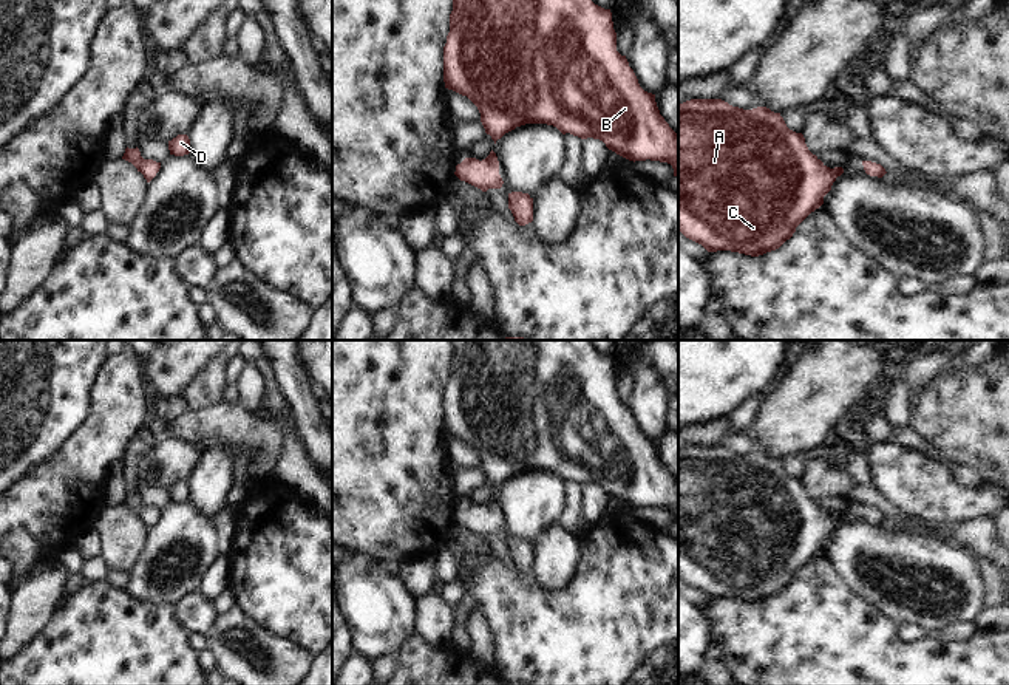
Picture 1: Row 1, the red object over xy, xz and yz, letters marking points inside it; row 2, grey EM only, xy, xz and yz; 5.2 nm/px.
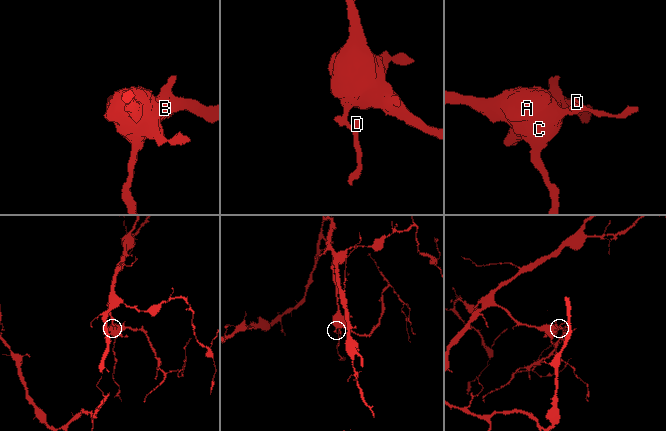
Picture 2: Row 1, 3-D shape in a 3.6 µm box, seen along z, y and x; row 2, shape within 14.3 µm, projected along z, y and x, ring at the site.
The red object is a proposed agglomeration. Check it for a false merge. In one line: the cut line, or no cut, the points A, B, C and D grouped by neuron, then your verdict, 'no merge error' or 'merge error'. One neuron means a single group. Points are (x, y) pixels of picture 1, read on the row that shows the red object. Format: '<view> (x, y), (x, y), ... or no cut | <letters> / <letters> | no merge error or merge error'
no cut | A B C D | no merge error

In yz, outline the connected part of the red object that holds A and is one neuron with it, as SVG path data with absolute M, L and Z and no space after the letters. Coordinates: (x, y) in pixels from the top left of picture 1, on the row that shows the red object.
M722 99L678 104L678 230L708 252L759 257L779 249L824 204L824 196L842 173L842 167L827 167L808 150L803 135L790 130L780 113L766 107L743 110Z

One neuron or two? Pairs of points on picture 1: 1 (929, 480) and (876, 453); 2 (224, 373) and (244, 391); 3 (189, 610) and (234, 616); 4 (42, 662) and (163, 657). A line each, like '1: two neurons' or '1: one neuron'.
1: one neuron
2: two neurons
3: two neurons
4: one neuron

